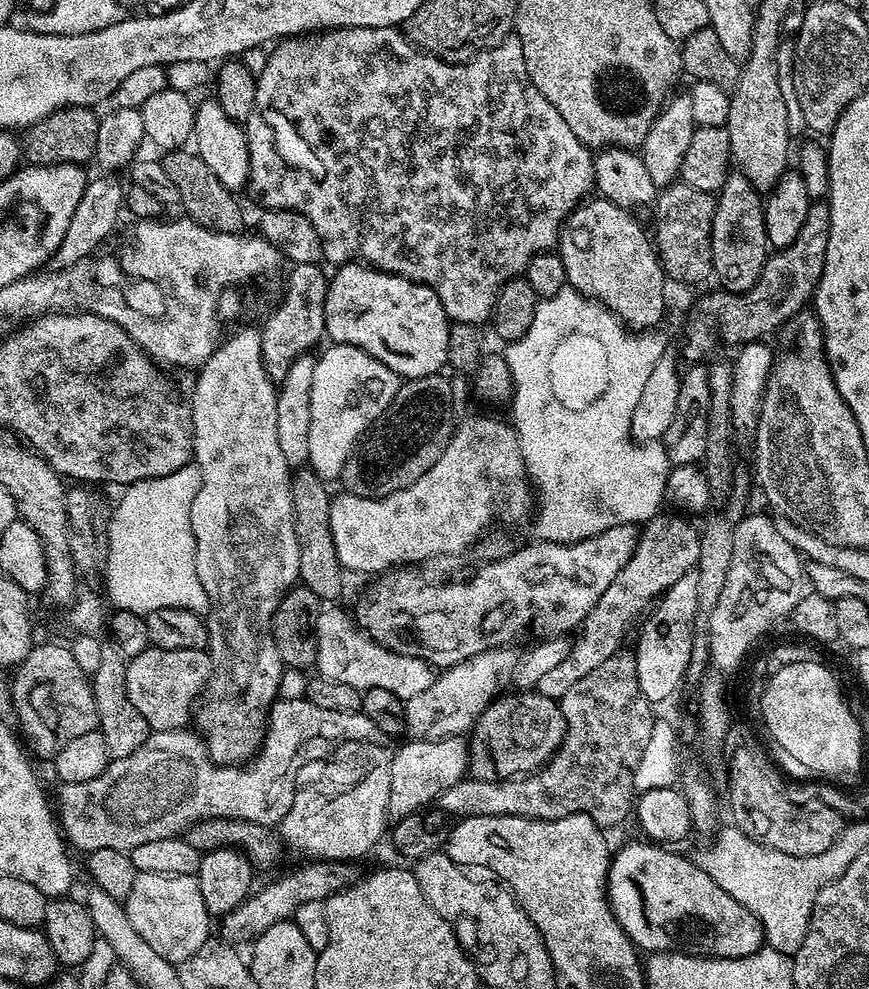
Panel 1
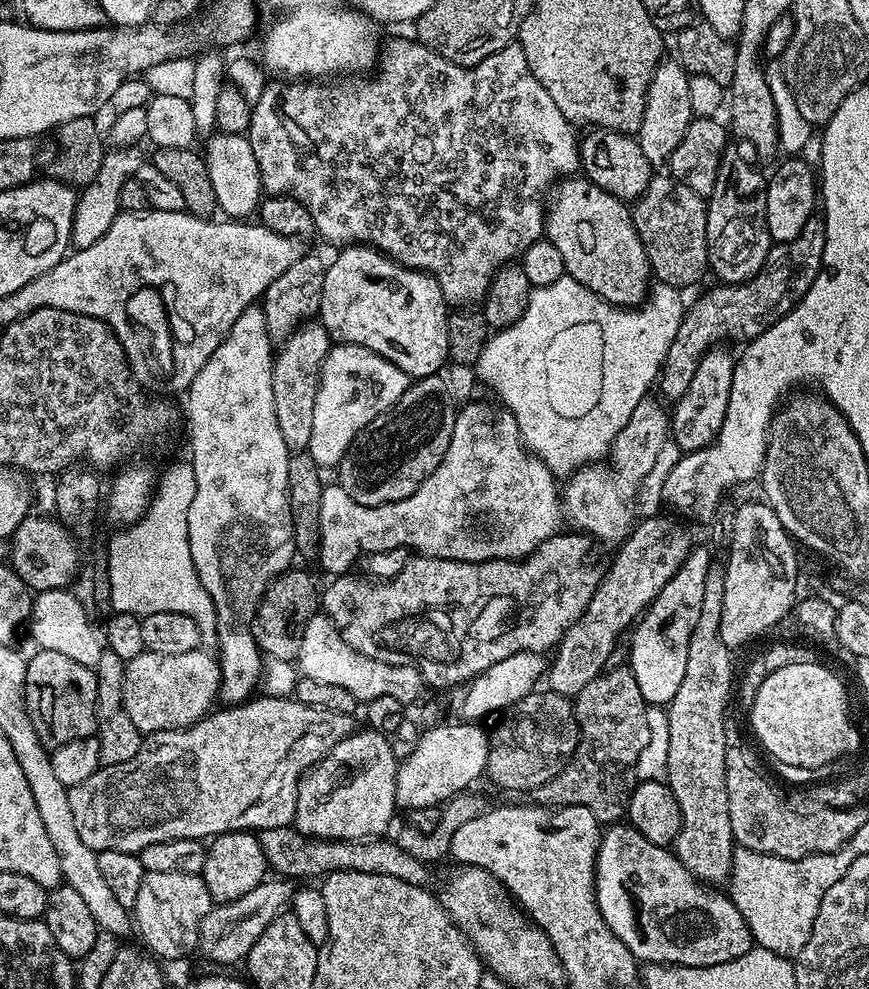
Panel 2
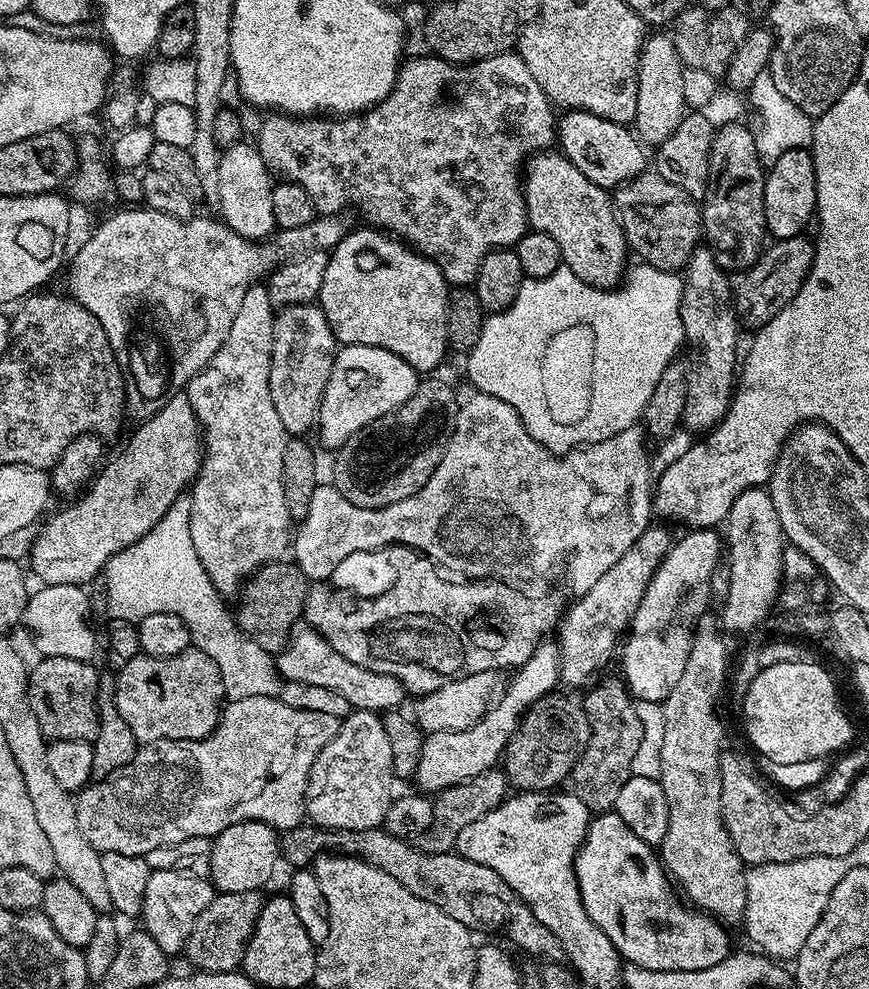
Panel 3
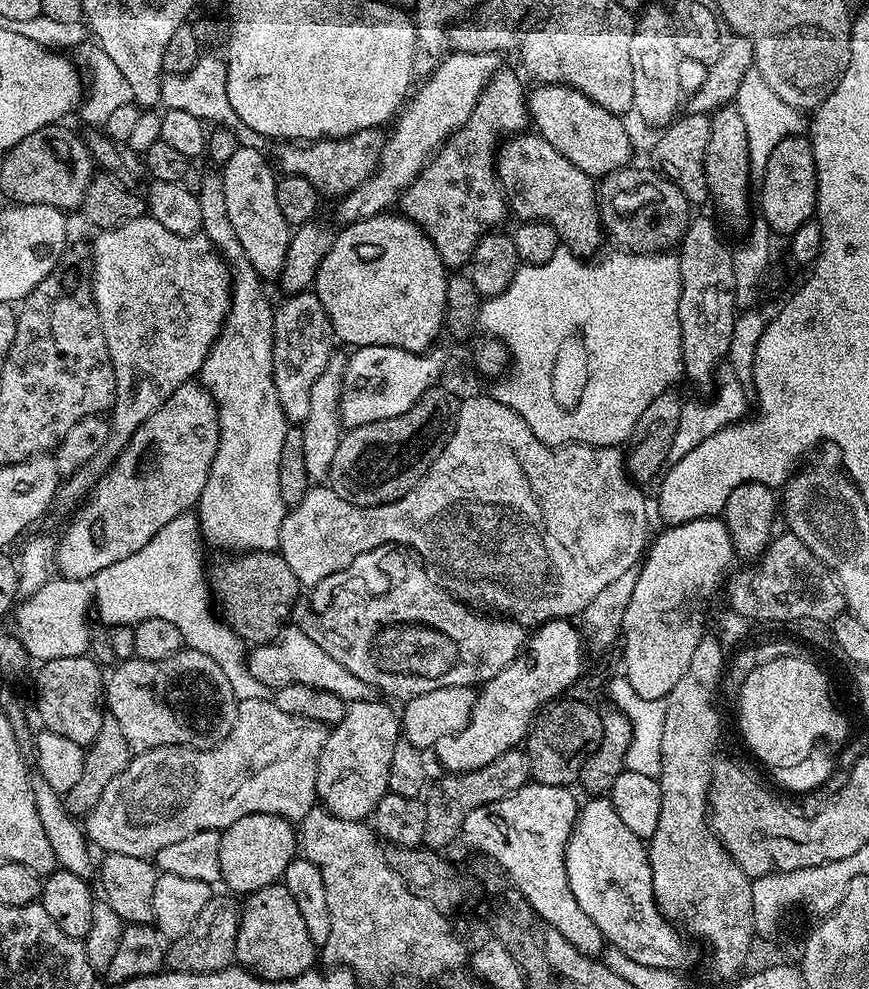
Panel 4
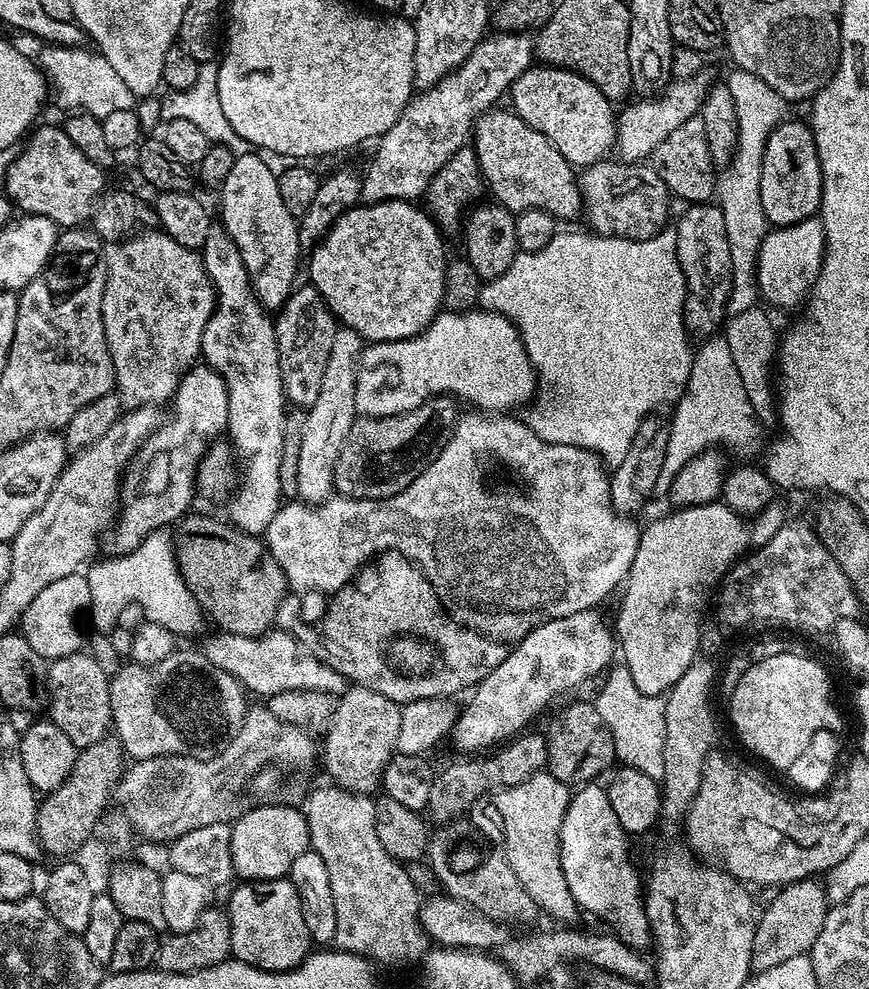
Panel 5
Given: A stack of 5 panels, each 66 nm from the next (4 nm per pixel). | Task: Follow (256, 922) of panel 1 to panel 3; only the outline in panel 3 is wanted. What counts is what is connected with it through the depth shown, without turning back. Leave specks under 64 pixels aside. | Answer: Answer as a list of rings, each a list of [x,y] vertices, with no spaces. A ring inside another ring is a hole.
[[[221,892],[213,895],[210,906],[198,914],[198,922],[194,922],[194,930],[190,930],[190,938],[183,950],[183,955],[188,956],[193,964],[191,967],[202,972],[237,971],[264,902],[265,897],[260,892]]]

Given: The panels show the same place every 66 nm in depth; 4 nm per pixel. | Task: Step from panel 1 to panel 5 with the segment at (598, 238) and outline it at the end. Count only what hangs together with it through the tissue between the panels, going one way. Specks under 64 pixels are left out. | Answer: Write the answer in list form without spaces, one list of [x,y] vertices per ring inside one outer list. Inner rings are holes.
[[[489,110],[487,112],[480,113],[476,117],[476,122],[474,125],[474,151],[476,154],[476,164],[480,167],[480,174],[483,183],[493,192],[495,199],[503,208],[508,209],[509,212],[513,214],[519,214],[527,210],[527,208],[541,208],[543,212],[549,212],[552,216],[555,216],[557,221],[564,222],[564,220],[572,220],[577,215],[578,217],[582,212],[582,201],[580,199],[580,181],[578,179],[578,172],[573,165],[566,162],[566,158],[562,158],[562,154],[558,154],[558,150],[554,150],[554,146],[546,139],[542,134],[538,134],[538,130],[533,128],[525,122],[523,118],[516,115],[515,112],[511,110],[505,110],[505,112],[496,112],[497,110]]]

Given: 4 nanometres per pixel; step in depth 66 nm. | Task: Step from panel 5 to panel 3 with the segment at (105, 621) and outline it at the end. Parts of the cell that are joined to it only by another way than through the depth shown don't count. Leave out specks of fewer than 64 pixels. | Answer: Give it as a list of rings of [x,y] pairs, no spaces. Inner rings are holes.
[[[181,498],[162,514],[162,518],[150,534],[146,534],[138,542],[126,546],[114,558],[108,560],[102,575],[106,580],[109,590],[109,610],[117,620],[131,620],[138,622],[146,618],[146,614],[178,614],[182,622],[186,622],[186,630],[190,630],[192,648],[195,651],[206,654],[214,666],[222,674],[224,694],[228,700],[238,698],[250,698],[251,696],[275,696],[279,697],[282,677],[276,671],[275,663],[270,659],[270,654],[258,642],[254,642],[239,624],[236,617],[226,605],[225,597],[210,582],[210,574],[204,572],[202,562],[198,562],[198,553],[194,551],[194,542],[190,542],[190,506],[191,499]]]

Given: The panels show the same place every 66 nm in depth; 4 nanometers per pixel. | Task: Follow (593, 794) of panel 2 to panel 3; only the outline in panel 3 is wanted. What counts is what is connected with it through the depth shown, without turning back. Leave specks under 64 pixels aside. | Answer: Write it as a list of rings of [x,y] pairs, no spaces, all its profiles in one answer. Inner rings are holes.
[[[616,680],[604,681],[582,700],[592,736],[569,776],[568,786],[592,812],[609,811],[615,807],[619,791],[632,775],[634,756],[642,742],[644,727],[638,718],[635,699],[627,685]]]

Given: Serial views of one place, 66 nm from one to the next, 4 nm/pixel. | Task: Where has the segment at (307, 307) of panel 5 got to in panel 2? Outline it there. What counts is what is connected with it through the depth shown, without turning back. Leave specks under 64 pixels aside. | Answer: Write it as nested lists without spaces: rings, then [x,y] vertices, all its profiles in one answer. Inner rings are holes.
[[[305,322],[279,345],[272,362],[272,385],[274,386],[274,414],[278,414],[278,430],[282,430],[282,442],[286,442],[289,453],[302,452],[310,446],[310,434],[314,434],[314,398],[318,398],[320,371],[326,362],[330,337],[323,324]]]

